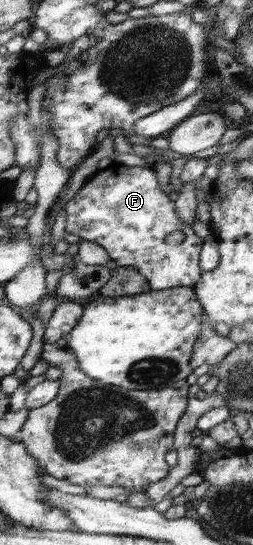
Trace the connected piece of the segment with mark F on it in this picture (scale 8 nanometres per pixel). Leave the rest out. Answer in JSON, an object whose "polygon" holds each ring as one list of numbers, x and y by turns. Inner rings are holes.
{"polygon":[[113,162,107,169,100,169,66,202,65,212,66,233,99,244,118,266,134,267,146,277,151,290,193,287,202,276,199,254,203,239,178,218,174,202,156,179,155,169],[174,230,186,235,180,246,165,241]]}

